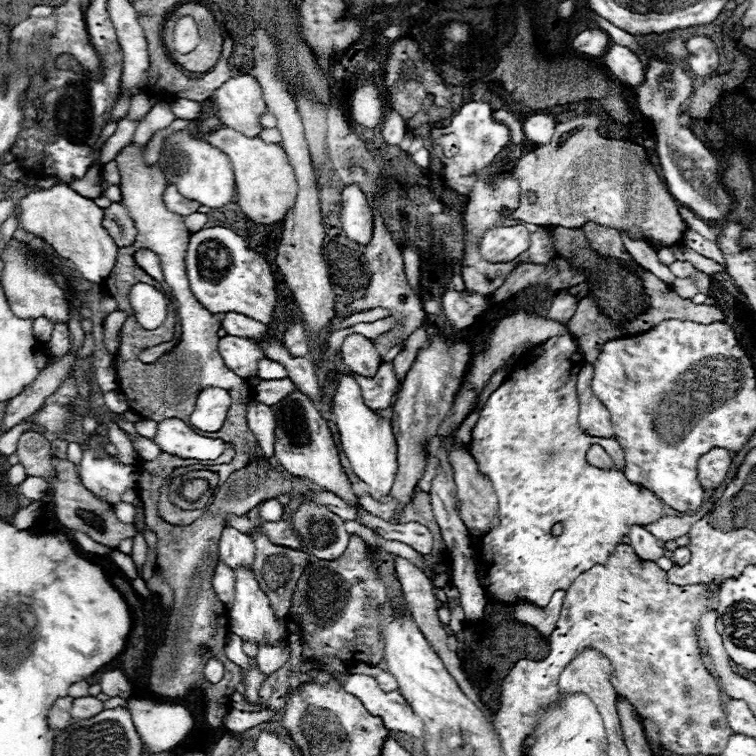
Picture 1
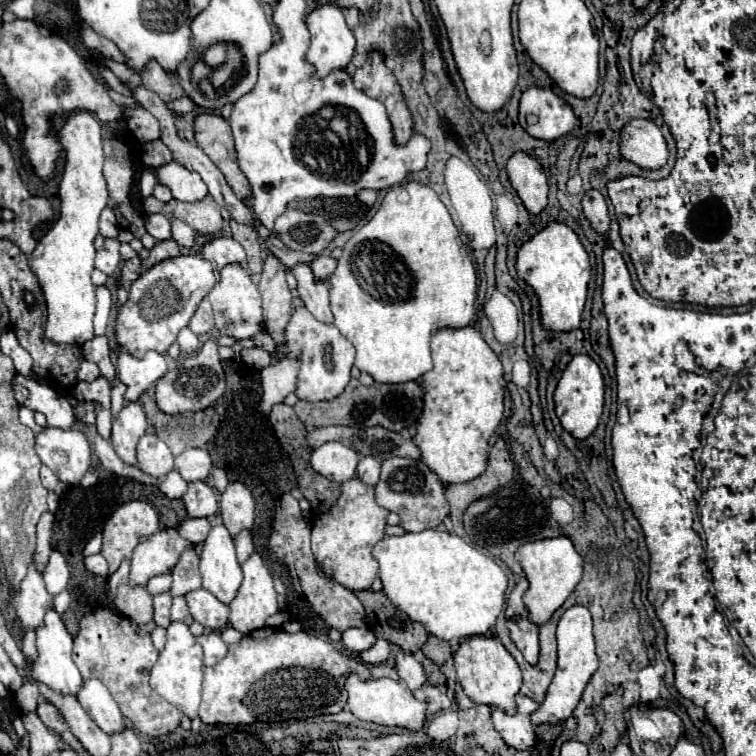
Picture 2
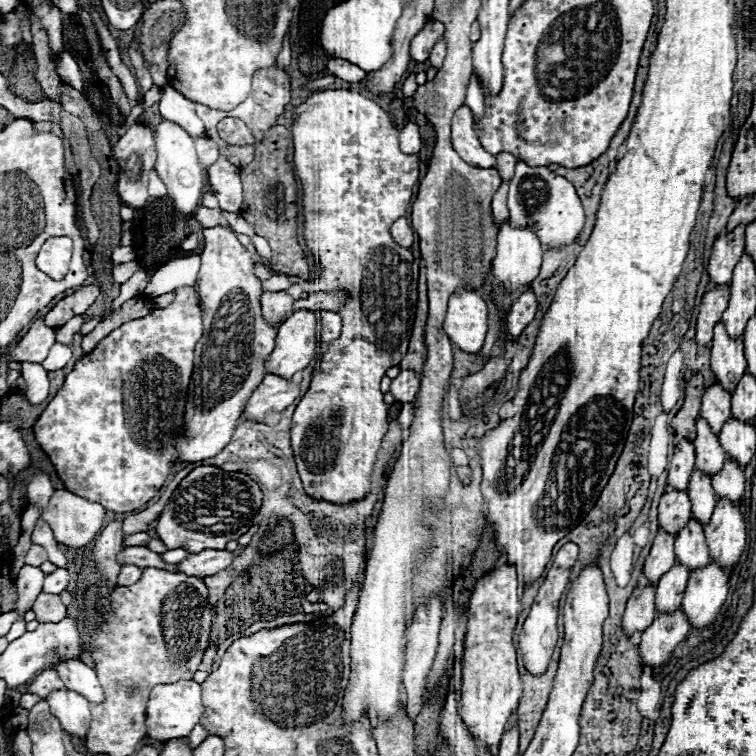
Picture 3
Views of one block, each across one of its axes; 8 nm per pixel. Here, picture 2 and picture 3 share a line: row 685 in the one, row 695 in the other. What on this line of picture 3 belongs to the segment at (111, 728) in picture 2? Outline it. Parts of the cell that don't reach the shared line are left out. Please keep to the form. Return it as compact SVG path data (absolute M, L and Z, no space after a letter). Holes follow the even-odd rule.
M60 660L58 664L54 664L54 670L66 688L80 692L84 698L88 698L90 702L96 702L96 704L100 700L104 700L104 692L96 678L96 672L90 666L86 666L84 662Z

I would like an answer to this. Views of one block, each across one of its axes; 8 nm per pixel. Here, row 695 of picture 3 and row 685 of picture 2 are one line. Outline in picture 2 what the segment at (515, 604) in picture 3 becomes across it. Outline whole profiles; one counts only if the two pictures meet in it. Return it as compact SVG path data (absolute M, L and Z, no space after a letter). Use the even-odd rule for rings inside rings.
M472 636L466 638L454 654L454 668L458 674L458 682L462 684L466 696L476 704L486 704L494 710L502 710L506 714L516 714L516 694L522 686L522 672L510 652L502 646L498 638L488 636Z

